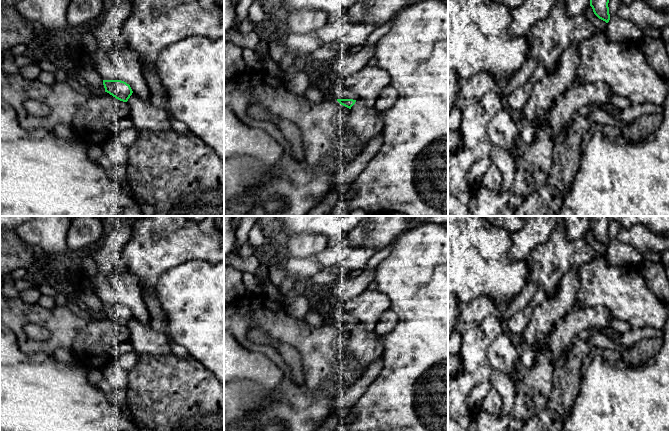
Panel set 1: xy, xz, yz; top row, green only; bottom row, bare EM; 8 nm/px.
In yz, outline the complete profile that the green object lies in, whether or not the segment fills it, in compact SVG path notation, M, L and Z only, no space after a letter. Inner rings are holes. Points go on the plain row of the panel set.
M590 216L590 230L594 238L606 247L610 244L609 219L609 216Z

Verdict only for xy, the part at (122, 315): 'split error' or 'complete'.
complete

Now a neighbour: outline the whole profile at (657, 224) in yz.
M609 216L620 223L622 228L642 225L653 233L669 234L669 216Z

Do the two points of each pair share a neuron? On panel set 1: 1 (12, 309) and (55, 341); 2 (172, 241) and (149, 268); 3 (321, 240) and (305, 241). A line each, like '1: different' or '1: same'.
1: same
2: same
3: same

